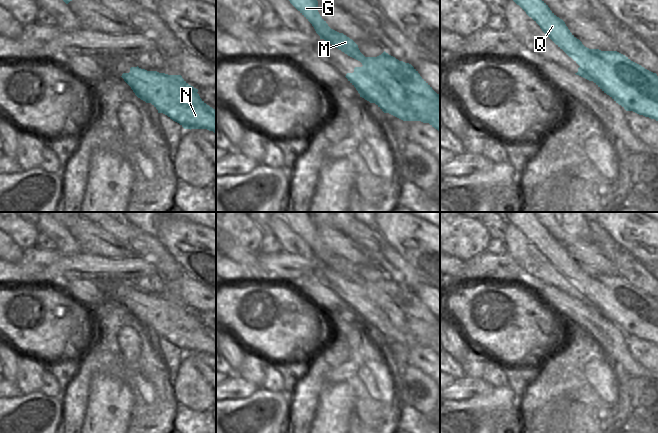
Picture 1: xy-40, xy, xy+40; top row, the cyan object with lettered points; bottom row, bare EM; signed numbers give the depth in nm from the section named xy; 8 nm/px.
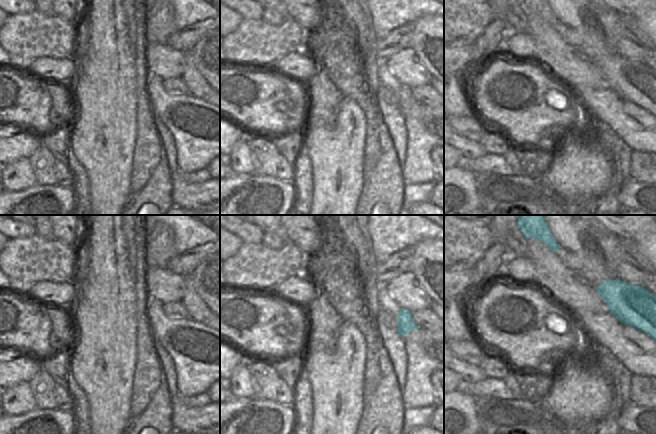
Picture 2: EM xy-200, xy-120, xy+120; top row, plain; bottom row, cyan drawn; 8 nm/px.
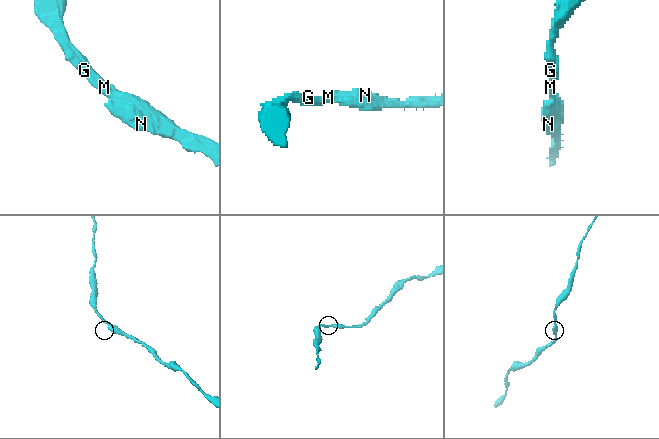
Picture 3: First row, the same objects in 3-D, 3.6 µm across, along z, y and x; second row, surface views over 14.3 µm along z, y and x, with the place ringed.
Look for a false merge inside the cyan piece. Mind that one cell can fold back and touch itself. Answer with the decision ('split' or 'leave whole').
split

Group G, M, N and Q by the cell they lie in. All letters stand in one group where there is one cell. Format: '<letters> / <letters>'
G M Q / N

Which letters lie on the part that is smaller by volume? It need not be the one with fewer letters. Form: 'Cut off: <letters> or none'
Cut off: N

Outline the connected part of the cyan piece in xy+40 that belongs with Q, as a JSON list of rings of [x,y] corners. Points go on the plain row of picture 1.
[[[499,212],[502,214],[504,219],[517,227],[542,253],[542,255],[565,277],[567,277],[580,291],[584,291],[584,288],[591,285],[596,288],[598,293],[602,298],[609,297],[611,295],[617,295],[619,299],[623,299],[625,301],[629,301],[631,299],[634,300],[635,303],[643,307],[651,317],[658,318],[658,300],[656,297],[653,297],[641,289],[631,285],[625,279],[617,276],[617,275],[601,275],[599,273],[589,273],[585,271],[582,266],[577,263],[568,253],[565,246],[557,241],[548,231],[548,229],[538,220],[534,212]]]

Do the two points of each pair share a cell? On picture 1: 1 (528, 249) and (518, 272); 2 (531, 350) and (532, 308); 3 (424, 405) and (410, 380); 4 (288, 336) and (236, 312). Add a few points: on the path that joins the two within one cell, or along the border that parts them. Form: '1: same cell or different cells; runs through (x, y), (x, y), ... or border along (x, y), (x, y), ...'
1: different cells; border along (506, 250), (509, 256), (534, 280)
2: same cell; runs through (531, 340), (530, 318)
3: same cell; runs through (423, 399), (422, 394), (414, 386)
4: same cell; runs through (275, 323), (259, 312), (249, 312)

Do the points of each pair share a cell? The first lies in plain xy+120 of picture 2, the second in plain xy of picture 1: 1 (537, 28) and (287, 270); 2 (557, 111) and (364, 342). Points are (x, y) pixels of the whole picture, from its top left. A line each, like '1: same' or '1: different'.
1: different
2: different

